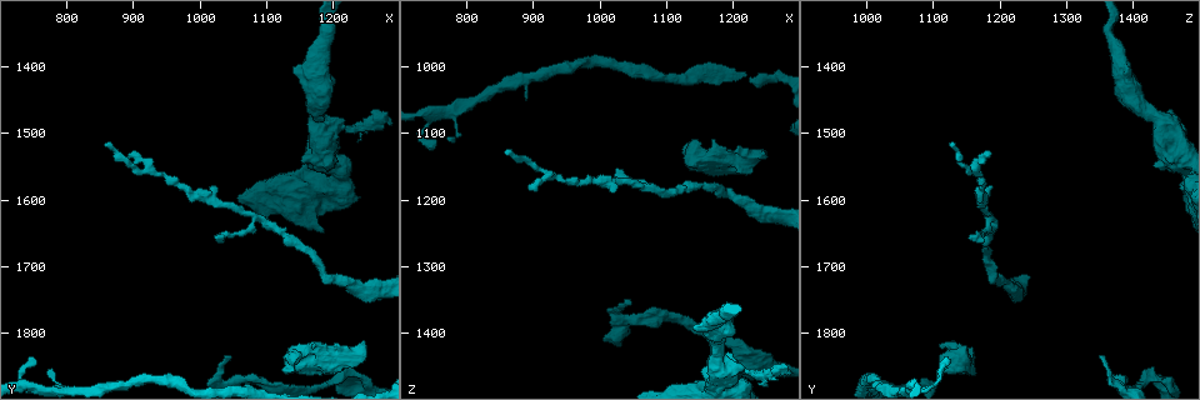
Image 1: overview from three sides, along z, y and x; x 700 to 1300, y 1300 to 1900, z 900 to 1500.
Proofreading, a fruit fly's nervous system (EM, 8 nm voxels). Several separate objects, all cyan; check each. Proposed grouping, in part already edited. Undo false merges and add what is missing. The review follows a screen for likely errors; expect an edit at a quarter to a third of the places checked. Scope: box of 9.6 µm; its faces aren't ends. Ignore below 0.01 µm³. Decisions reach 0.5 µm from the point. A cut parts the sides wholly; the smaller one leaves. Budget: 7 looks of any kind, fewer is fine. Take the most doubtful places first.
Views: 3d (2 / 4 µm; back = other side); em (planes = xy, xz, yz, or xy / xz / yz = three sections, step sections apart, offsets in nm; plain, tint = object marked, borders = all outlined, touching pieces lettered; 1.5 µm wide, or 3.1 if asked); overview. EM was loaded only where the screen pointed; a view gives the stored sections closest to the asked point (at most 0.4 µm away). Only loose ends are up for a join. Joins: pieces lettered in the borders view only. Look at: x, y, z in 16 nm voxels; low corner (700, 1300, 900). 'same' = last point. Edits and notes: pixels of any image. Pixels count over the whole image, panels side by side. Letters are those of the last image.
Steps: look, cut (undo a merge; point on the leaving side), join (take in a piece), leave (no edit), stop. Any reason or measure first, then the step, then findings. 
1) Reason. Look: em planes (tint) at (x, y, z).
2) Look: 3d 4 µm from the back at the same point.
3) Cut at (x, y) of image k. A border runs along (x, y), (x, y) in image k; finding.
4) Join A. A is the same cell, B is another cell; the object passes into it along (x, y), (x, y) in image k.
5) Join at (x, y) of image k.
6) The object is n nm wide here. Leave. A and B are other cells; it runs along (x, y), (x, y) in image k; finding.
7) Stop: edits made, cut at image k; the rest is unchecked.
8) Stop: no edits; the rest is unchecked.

Look: em xz step 8 (borders) at (1250, 1810, 1125).

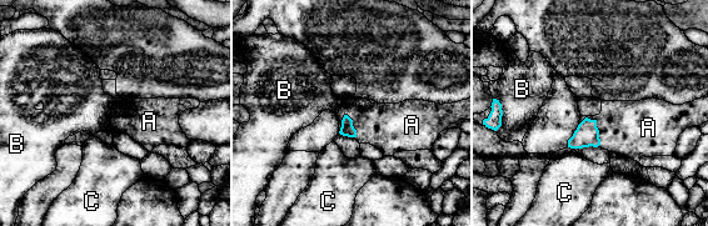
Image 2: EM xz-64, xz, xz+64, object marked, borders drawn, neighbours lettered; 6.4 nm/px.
The longest contact is with A, 220 nm. Join A. A is the same cell, B and C are other cells; the object passes into it along (587, 134), (597, 129), (632, 129) in image 2; the neuron continues.

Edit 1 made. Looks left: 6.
Look: overview.

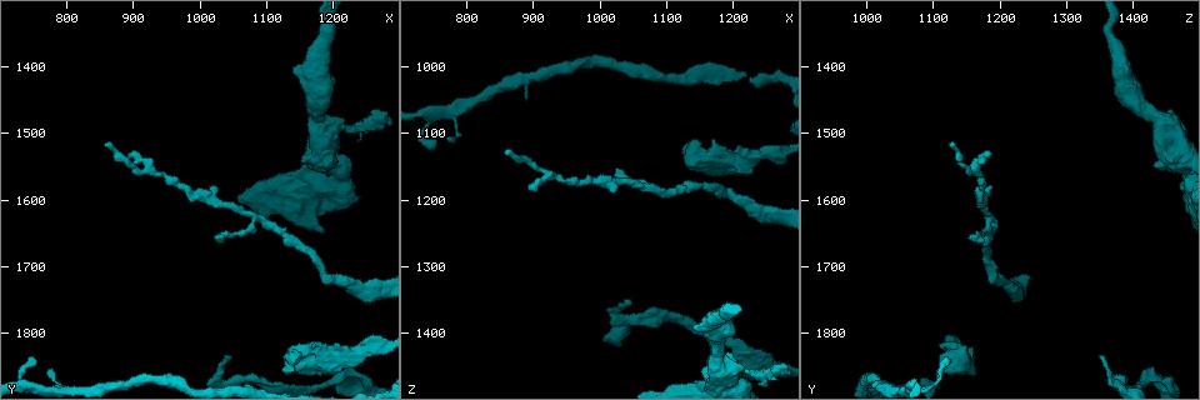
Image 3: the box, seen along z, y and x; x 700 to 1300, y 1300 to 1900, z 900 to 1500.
Abrupt turn. Look: em planes (tint) at (1025, 1870, 1370).

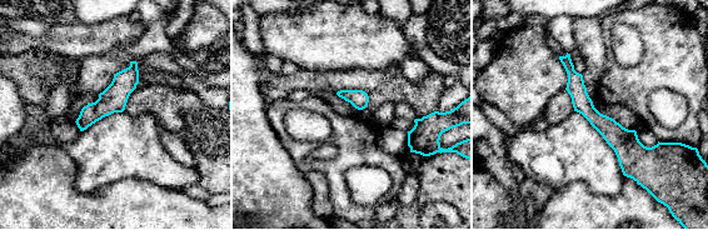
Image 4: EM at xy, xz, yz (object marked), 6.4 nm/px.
See the neighbours. Look: em planes (borders) at the same point.

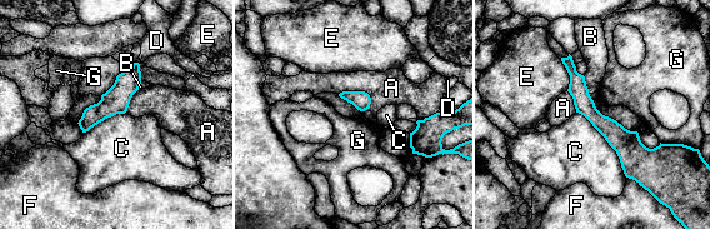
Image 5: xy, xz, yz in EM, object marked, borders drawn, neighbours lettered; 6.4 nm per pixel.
The longest contact is with C, 550 nm. Leave. A, B, C, D, E, F and G are other cells; a border runs along (576, 111), (615, 152), (626, 177) in image 5; one neuron here.

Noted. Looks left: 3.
Stop: edits made, join at image 2; the rest is unchecked.

